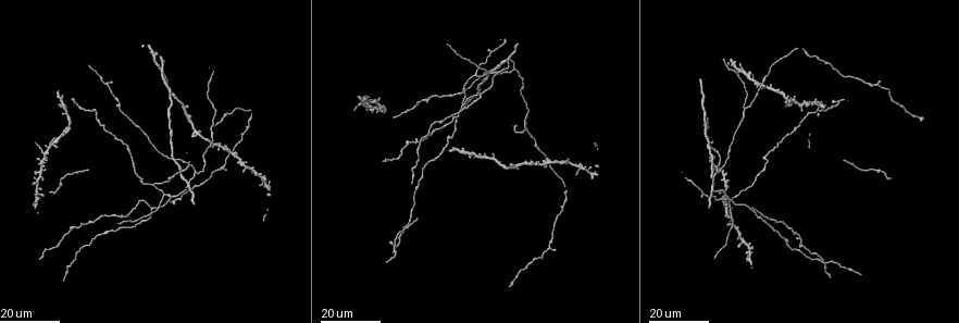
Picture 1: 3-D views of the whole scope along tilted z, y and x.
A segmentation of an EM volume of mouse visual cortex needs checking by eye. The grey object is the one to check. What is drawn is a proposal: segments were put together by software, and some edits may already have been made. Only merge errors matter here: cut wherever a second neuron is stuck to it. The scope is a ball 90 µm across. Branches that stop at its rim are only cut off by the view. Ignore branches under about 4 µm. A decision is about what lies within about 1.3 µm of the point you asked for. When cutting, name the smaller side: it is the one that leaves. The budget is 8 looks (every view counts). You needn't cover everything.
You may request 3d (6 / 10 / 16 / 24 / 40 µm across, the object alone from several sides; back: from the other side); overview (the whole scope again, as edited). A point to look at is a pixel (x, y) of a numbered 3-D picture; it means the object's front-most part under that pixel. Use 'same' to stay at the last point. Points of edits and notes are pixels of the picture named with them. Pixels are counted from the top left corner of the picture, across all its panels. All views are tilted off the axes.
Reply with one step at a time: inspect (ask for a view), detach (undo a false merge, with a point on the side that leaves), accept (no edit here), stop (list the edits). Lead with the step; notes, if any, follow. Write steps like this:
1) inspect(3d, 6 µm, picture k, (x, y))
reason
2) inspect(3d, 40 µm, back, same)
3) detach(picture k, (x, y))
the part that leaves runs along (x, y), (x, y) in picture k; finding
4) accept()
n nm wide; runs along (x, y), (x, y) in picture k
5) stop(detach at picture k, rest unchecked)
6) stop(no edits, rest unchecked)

inspect(3d, 16 µm, picture 1, (90, 221))
calibre changes

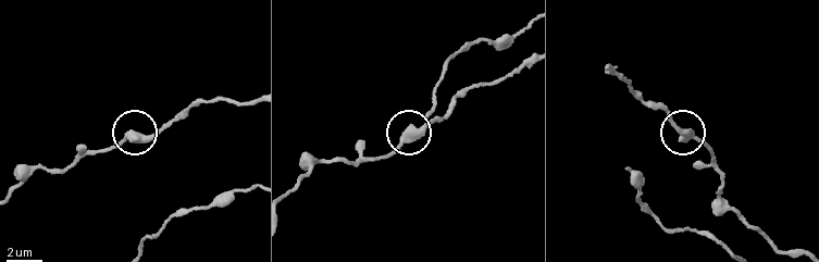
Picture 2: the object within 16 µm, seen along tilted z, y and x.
inspect(3d, 10 µm, picture 2, (404, 139))
closer look

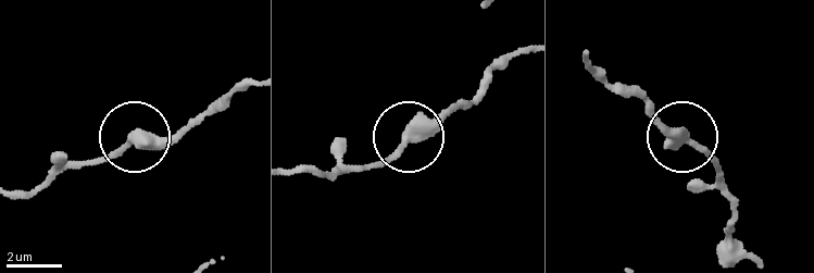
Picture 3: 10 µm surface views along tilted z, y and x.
accept()
runs along (248, 89), (168, 136), (128, 143), (84, 164) in picture 3; all the same neuron

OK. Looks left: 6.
inspect(3d, 16 µm, picture 1, (80, 173))
thick turns thin

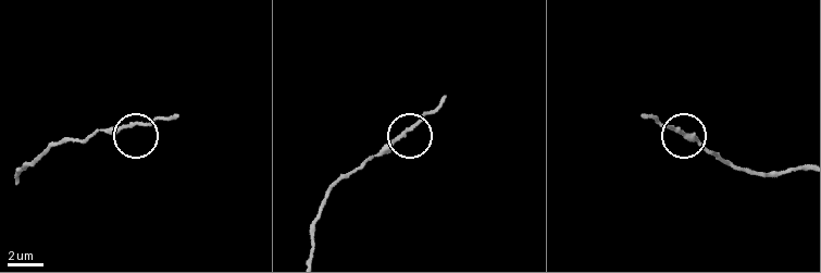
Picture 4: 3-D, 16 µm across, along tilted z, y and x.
inspect(3d, 6 µm, picture 4, (406, 128))

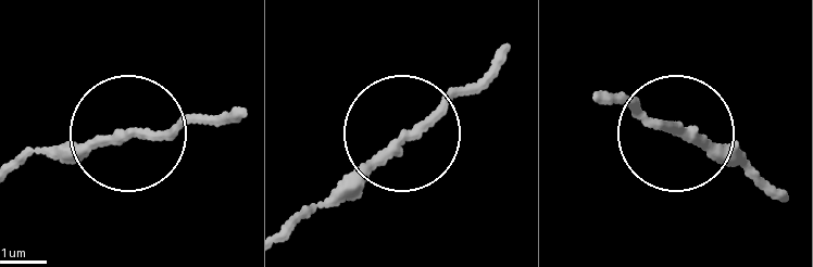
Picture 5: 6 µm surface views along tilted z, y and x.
accept()
180 nm wide; one neuron here

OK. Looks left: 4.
inspect(3d, 24 µm, picture 1, (881, 170))

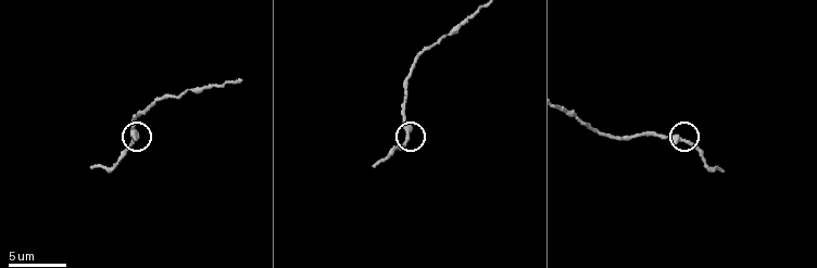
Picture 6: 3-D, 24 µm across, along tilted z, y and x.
inspect(3d, 10 µm, picture 6, (684, 141))

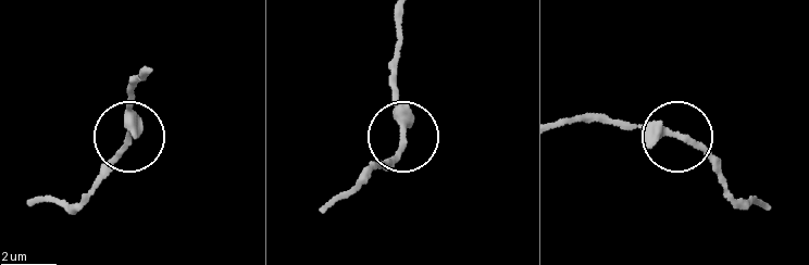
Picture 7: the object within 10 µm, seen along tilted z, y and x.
inspect(3d, 6 µm, picture 7, (678, 136))
zoom in

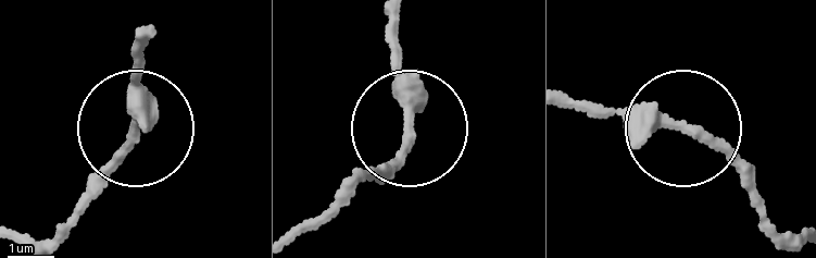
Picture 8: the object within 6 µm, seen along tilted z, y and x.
accept()
3 arms; one neuron here

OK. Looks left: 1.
stop(no edits, rest unchecked)

